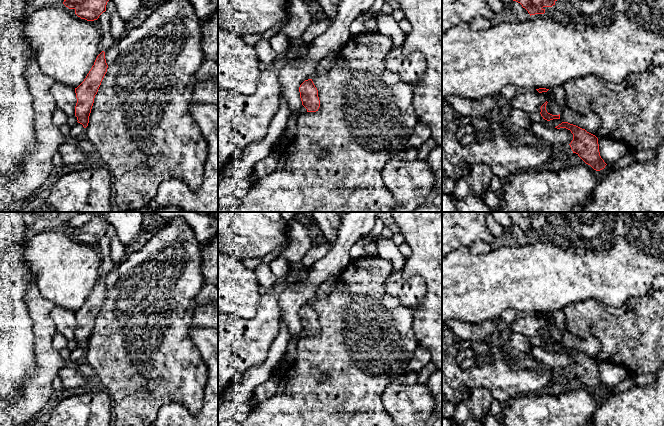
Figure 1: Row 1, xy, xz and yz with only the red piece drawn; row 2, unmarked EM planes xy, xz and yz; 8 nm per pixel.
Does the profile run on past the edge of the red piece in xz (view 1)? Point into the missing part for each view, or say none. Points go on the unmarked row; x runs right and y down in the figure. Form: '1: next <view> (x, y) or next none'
1: next none

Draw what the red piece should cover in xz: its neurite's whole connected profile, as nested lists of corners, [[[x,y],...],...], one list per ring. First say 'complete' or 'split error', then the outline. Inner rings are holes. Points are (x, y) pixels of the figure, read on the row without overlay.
complete; [[[312,303],[305,304],[299,311],[300,322],[302,329],[307,333],[307,336],[316,336],[320,331],[318,314],[315,311]]]

